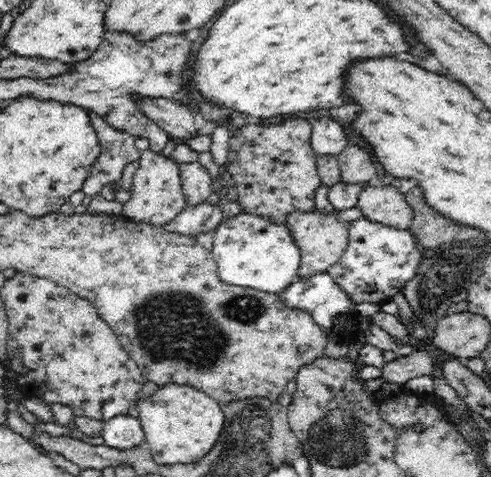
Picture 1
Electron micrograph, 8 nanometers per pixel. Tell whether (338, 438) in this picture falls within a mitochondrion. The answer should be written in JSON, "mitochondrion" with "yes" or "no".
{"mitochondrion":"yes"}

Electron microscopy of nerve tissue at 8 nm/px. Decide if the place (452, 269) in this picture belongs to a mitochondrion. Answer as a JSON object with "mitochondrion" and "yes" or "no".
{"mitochondrion":"yes"}

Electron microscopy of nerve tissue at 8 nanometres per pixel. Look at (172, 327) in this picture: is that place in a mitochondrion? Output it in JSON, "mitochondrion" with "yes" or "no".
{"mitochondrion":"yes"}

